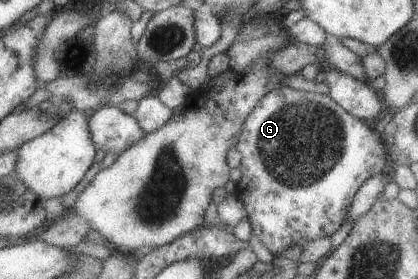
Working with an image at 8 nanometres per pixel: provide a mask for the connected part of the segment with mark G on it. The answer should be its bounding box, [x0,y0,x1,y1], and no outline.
[235,86,389,256]

